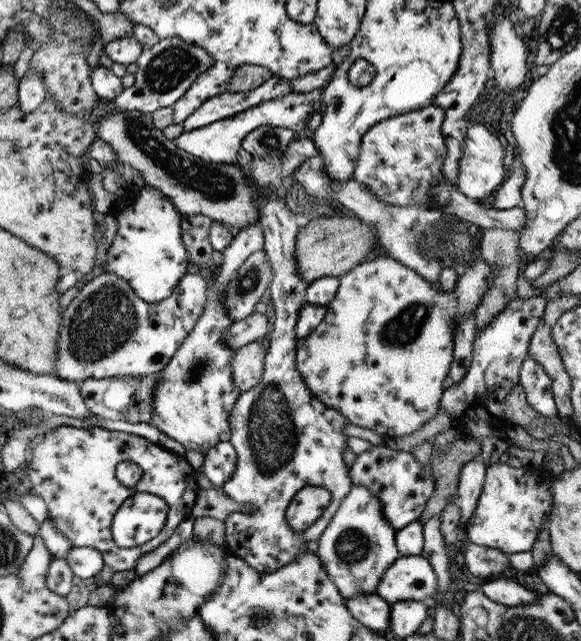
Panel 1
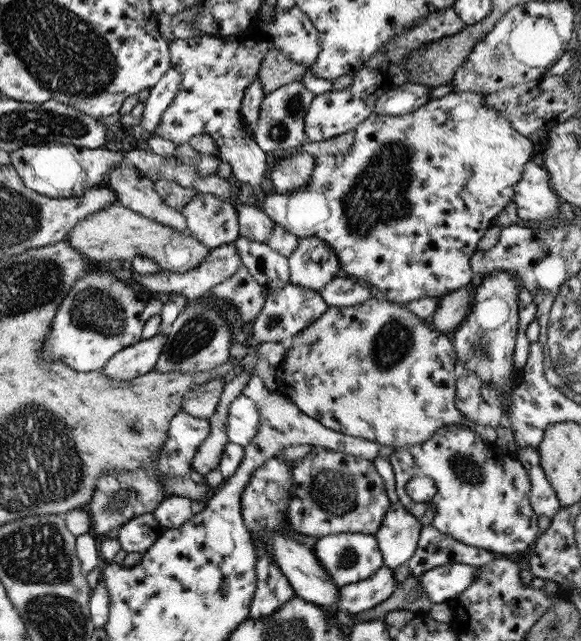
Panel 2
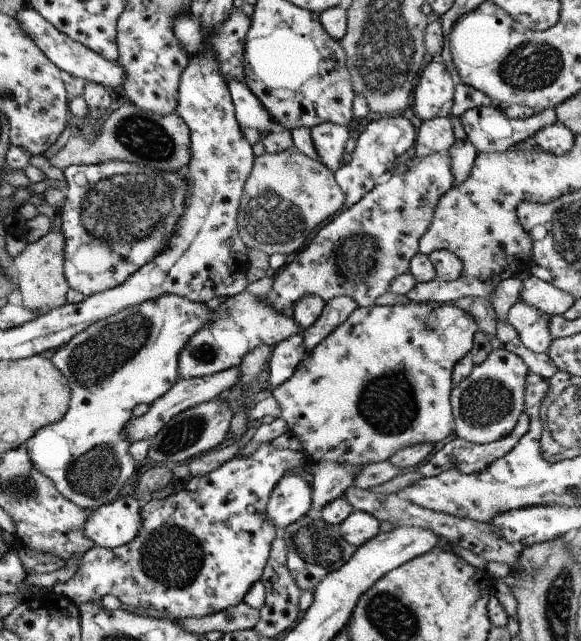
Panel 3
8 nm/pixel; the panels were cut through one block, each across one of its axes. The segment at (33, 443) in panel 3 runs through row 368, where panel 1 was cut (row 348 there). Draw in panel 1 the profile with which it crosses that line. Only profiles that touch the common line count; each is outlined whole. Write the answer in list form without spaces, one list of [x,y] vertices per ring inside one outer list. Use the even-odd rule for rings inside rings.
[[[107,270],[84,282],[81,287],[60,314],[61,329],[53,363],[55,364],[53,376],[76,384],[88,378],[136,377],[160,372],[169,363],[185,337],[193,331],[193,326],[197,323],[205,305],[207,292],[205,282],[197,273],[185,273],[175,285],[174,292],[157,303],[144,302],[134,294],[125,280]]]

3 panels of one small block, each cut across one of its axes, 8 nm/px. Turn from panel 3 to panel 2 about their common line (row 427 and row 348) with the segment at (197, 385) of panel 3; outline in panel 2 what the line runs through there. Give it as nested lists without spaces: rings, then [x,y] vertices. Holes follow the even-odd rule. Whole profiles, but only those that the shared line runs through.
[[[157,333],[148,340],[140,340],[136,344],[113,354],[100,369],[100,372],[109,379],[131,380],[133,377],[151,371],[165,346],[165,334],[159,335]]]

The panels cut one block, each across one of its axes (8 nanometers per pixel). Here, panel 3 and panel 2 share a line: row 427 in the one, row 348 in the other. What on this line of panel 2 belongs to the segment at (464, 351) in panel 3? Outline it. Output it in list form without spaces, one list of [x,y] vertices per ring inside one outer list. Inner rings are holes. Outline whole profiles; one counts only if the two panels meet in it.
[[[371,297],[367,298],[362,304],[355,304],[347,308],[328,306],[326,312],[323,312],[314,322],[311,322],[306,328],[303,328],[296,335],[289,338],[286,345],[285,359],[277,371],[279,391],[284,396],[289,397],[293,401],[293,404],[301,410],[302,414],[309,416],[309,418],[325,426],[328,430],[343,433],[350,437],[377,442],[379,447],[391,446],[395,450],[395,448],[403,448],[403,446],[420,445],[421,442],[425,442],[427,438],[431,437],[439,428],[443,428],[443,426],[471,426],[471,423],[464,419],[454,405],[456,377],[453,375],[453,366],[456,355],[454,354],[451,340],[445,334],[432,328],[432,326],[428,326],[425,320],[415,317],[401,303],[387,300],[379,302],[379,299]]]

